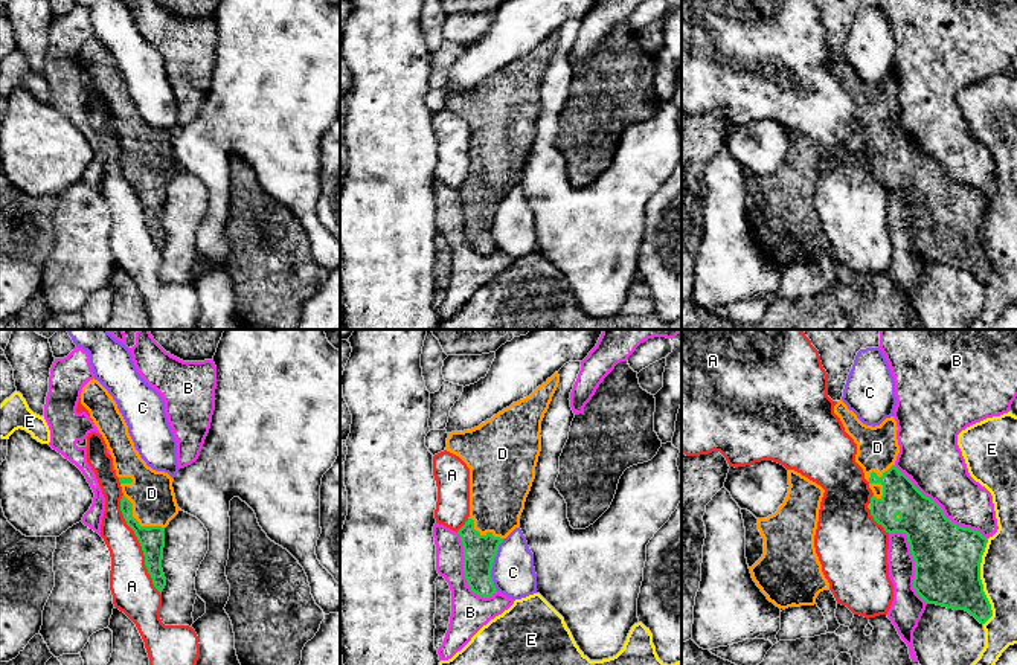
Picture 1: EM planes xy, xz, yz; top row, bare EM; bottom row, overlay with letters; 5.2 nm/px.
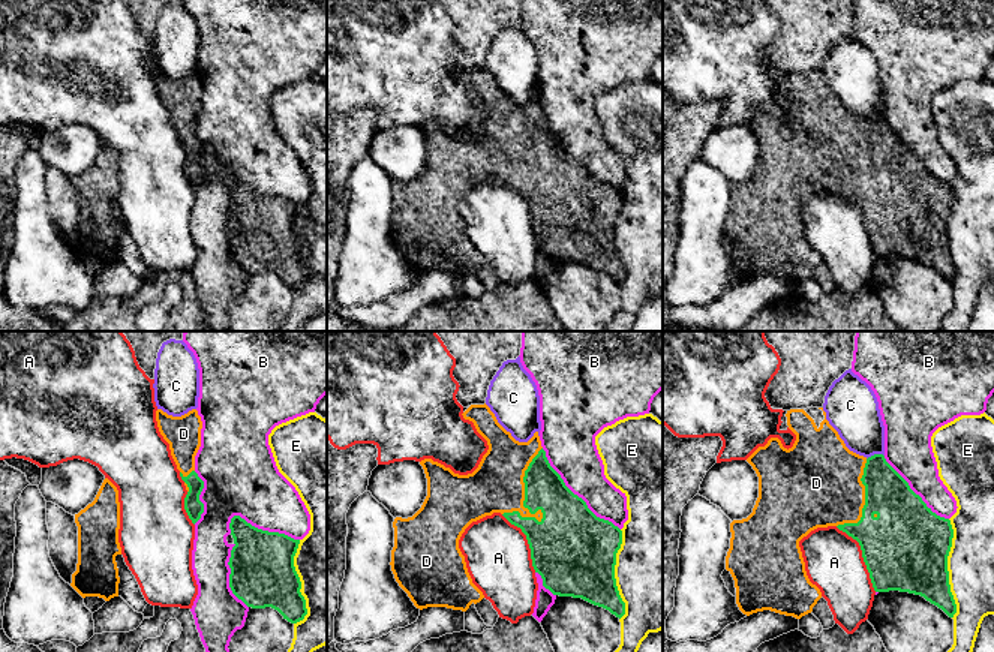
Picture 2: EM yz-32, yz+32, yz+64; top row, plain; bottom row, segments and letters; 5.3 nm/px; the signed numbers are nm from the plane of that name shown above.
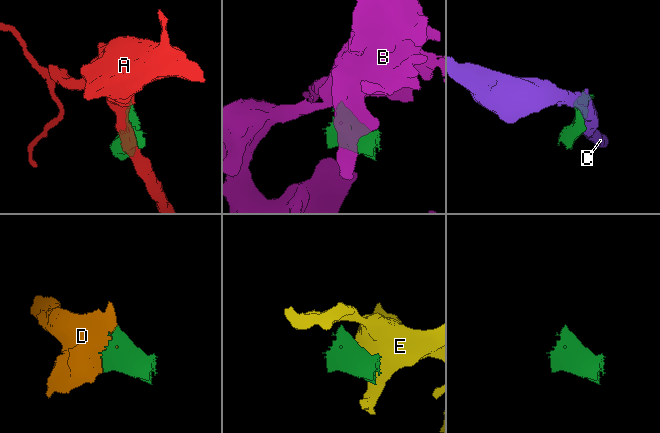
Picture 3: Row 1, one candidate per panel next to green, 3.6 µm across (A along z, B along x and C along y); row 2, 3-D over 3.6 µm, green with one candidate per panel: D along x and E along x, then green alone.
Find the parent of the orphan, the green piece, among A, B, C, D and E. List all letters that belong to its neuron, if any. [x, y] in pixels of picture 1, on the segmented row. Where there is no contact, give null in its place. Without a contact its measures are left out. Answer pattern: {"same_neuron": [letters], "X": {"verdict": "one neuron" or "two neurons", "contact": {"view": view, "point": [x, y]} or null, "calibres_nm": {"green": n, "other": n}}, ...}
{"same_neuron": ["D"], "A": {"verdict": "two neurons", "contact": {"view": "xy", "point": [139, 542]}, "calibres_nm": {"green": 140, "other": 220}}, "B": {"verdict": "two neurons", "contact": {"view": "yz", "point": [941, 510]}, "calibres_nm": {"green": 340, "other": 300}}, "C": {"verdict": "two neurons", "contact": {"view": "xz", "point": [491, 565]}, "calibres_nm": {"green": 180, "other": 220}}, "D": {"verdict": "one neuron", "contact": {"view": "yz", "point": [869, 479]}, "calibres_nm": {"green": 190, "other": 220}}, "E": {"verdict": "two neurons", "contact": {"view": "yz", "point": [981, 581]}, "calibres_nm": {"green": 360, "other": 190}}}

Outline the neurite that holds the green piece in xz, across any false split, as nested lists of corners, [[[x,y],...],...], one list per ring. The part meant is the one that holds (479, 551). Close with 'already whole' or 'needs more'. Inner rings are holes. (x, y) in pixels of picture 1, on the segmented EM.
[[[555,372],[529,397],[512,403],[479,427],[448,433],[445,450],[459,456],[470,468],[470,517],[457,532],[464,545],[464,573],[479,596],[489,598],[497,592],[491,577],[492,563],[499,545],[520,526],[541,451],[541,421],[558,383],[560,375]]]; needs more

